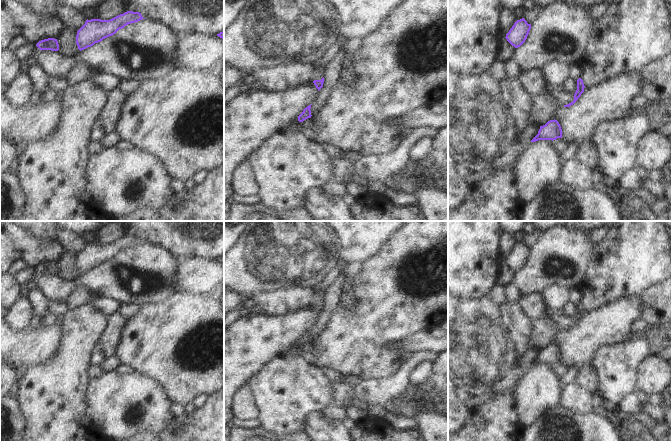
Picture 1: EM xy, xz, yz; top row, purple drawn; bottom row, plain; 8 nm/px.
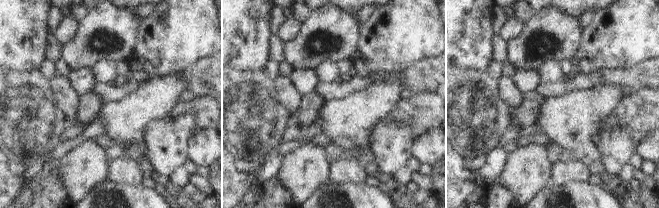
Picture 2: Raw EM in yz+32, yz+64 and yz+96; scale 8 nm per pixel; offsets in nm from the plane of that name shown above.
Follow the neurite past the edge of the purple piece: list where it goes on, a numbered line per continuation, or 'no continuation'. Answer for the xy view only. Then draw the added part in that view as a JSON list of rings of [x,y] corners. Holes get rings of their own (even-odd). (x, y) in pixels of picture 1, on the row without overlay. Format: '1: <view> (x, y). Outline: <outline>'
no continuation

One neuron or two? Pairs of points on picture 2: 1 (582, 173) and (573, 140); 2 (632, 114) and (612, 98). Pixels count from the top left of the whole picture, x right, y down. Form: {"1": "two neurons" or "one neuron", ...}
{"1": "two neurons", "2": "two neurons"}

